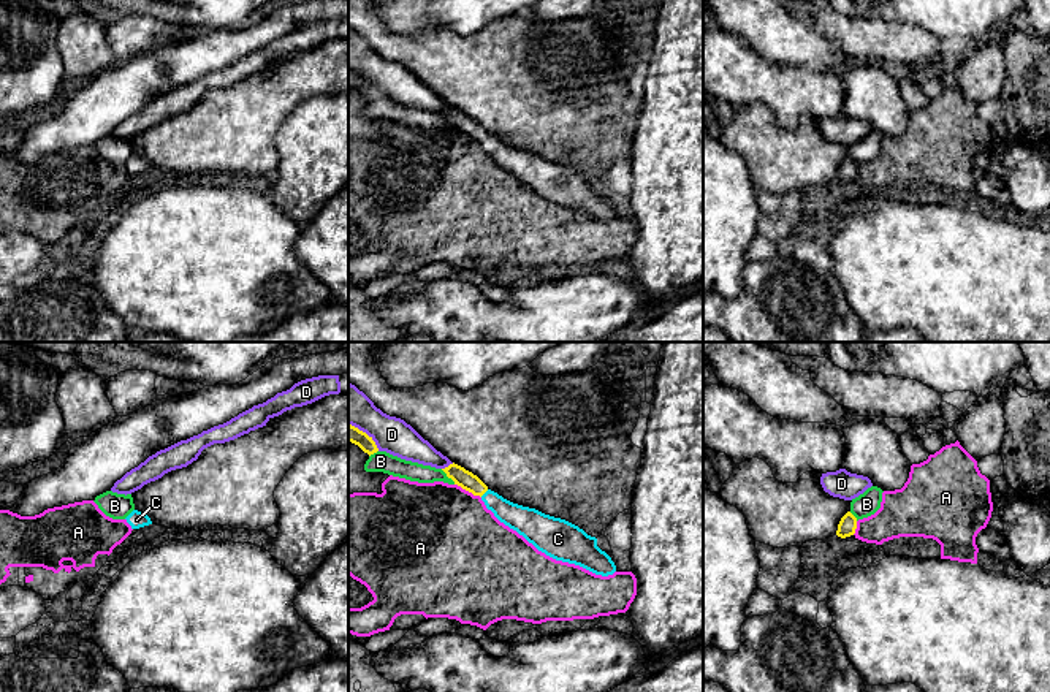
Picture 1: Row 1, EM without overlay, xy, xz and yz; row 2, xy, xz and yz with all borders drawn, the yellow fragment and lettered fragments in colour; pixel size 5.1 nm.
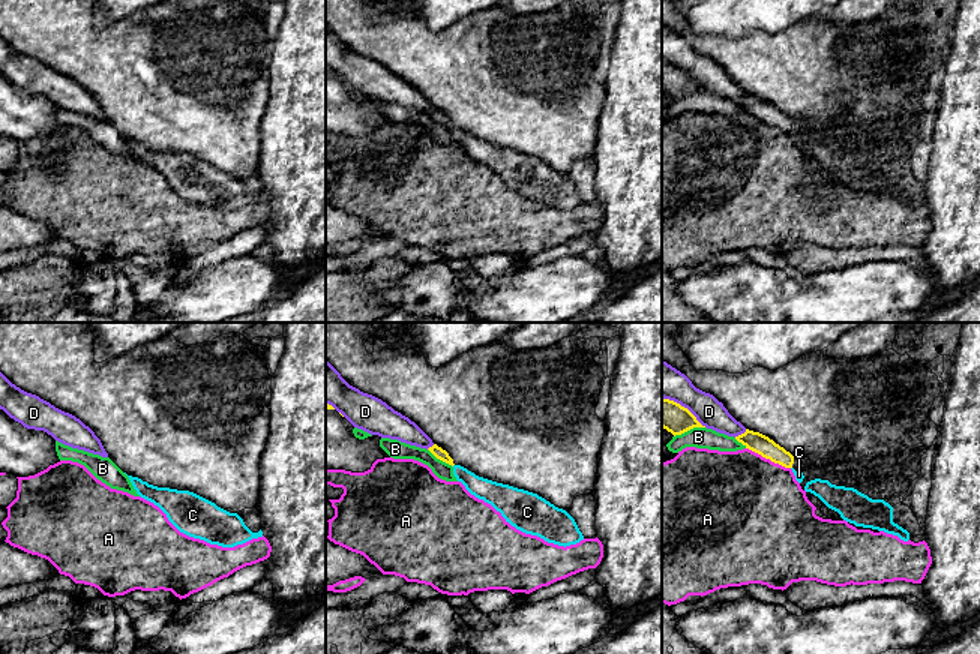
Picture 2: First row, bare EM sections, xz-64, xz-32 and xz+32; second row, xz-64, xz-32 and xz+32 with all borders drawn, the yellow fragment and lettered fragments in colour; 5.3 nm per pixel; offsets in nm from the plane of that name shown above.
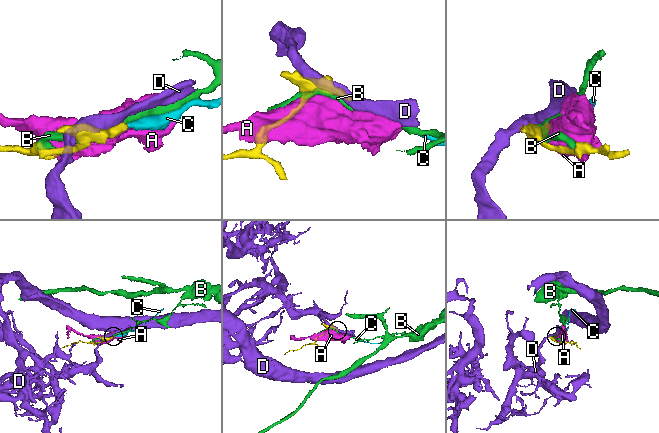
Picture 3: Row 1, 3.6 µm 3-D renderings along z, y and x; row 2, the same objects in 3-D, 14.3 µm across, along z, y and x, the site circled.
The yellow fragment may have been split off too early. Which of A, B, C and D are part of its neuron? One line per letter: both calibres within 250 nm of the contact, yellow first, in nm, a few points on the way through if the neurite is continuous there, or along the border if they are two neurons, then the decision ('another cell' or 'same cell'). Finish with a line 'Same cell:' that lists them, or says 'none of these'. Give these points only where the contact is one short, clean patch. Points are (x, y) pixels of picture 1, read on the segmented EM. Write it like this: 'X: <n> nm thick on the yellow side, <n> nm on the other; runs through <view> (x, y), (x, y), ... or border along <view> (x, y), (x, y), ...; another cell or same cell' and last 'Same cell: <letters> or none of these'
A: 90 nm thick on the yellow side, 480 nm on the other; another cell
B: 90 nm thick on the yellow side, 100 nm on the other; another cell
C: 90 nm thick on the yellow side, 140 nm on the other; runs through xz (461, 477), (483, 493), (505, 512), (523, 520); same cell
D: 90 nm thick on the yellow side, 160 nm on the other; another cell
Same cell: C

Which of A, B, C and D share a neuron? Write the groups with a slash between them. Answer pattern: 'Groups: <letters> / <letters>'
Groups: A / B / C / D

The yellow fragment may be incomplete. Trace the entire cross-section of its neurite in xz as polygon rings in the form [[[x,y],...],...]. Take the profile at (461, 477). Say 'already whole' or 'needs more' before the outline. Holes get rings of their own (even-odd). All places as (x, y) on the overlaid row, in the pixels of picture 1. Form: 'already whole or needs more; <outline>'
needs more; [[[455,462],[442,470],[455,485],[474,496],[480,496],[486,508],[491,510],[500,523],[516,530],[546,556],[580,565],[602,576],[616,572],[611,557],[597,546],[597,538],[588,535],[578,526],[504,499],[491,491],[477,475]]]

